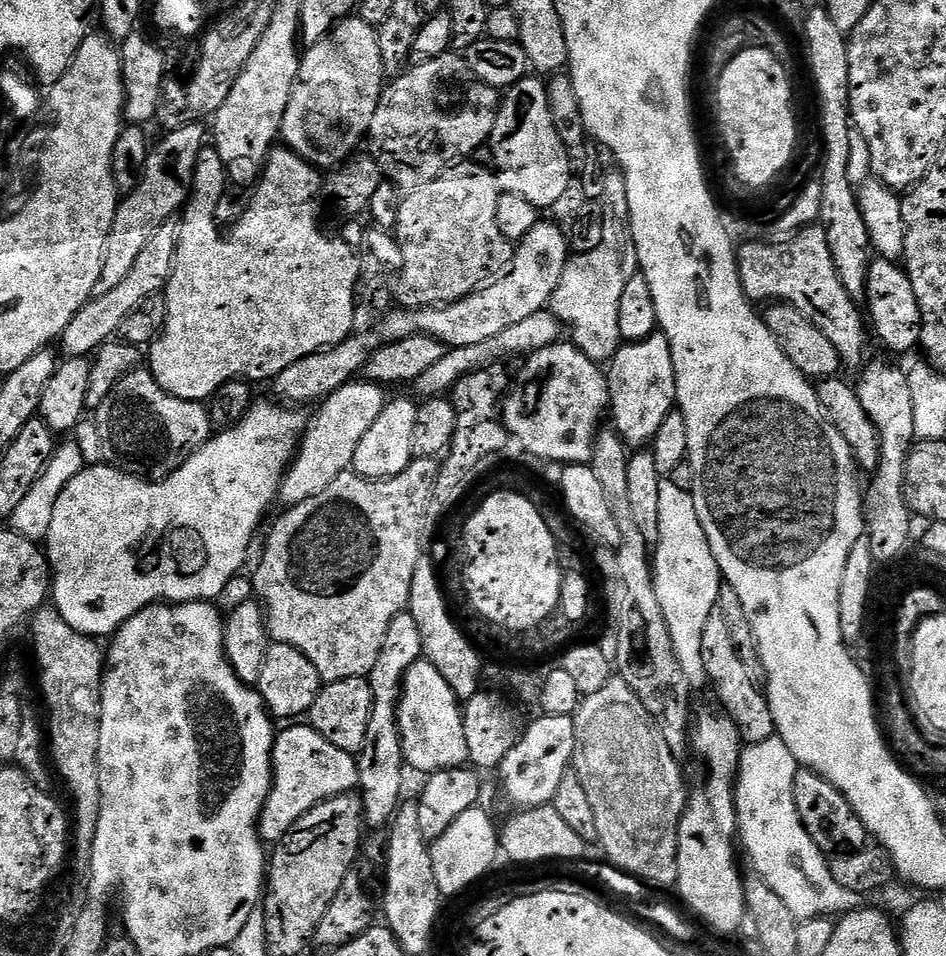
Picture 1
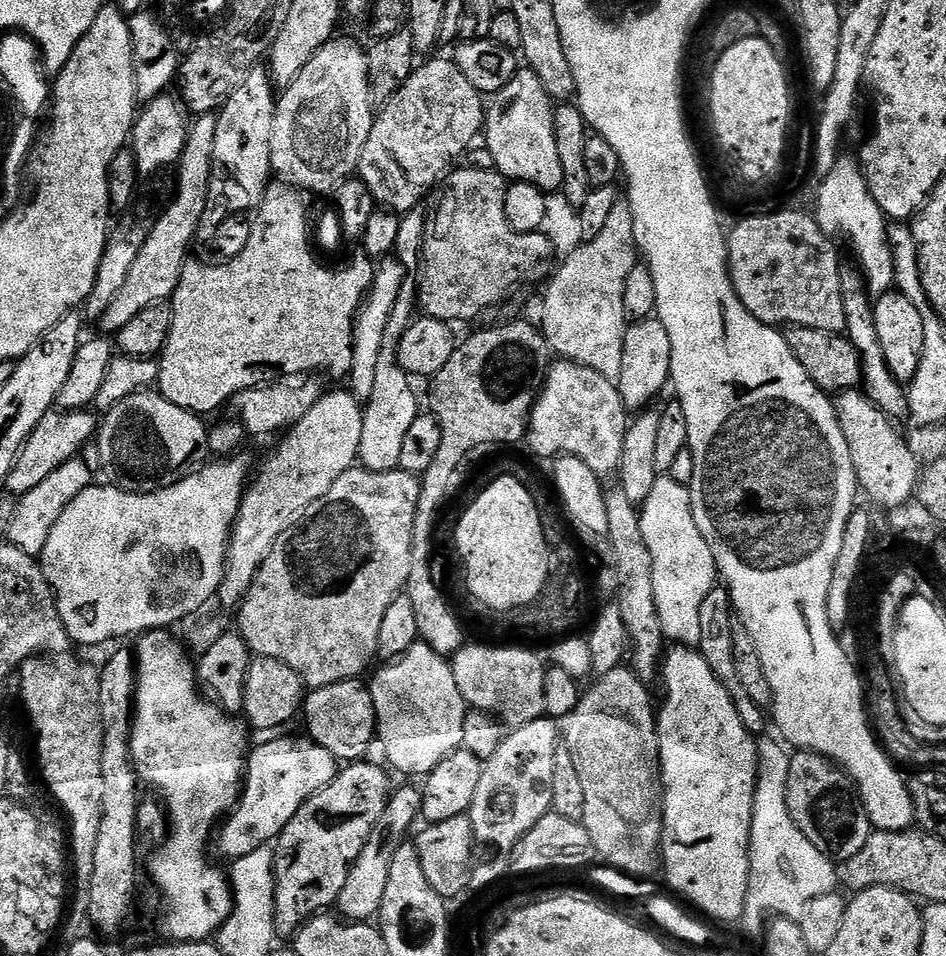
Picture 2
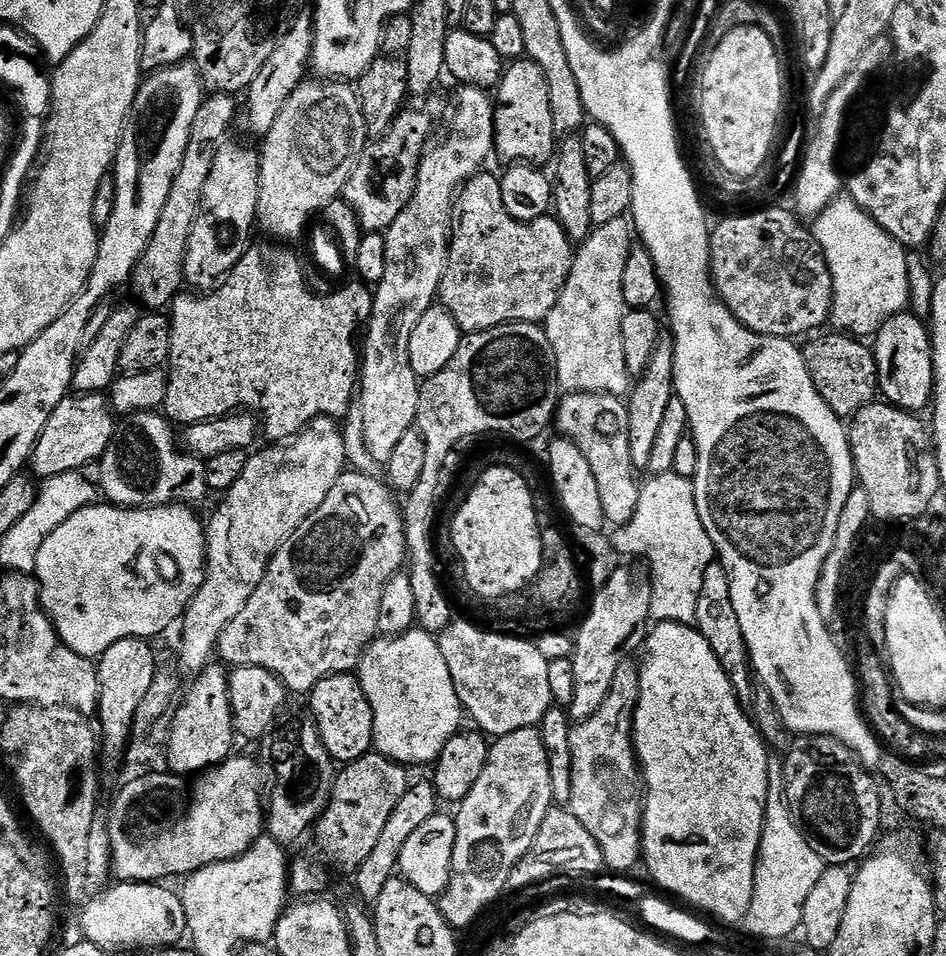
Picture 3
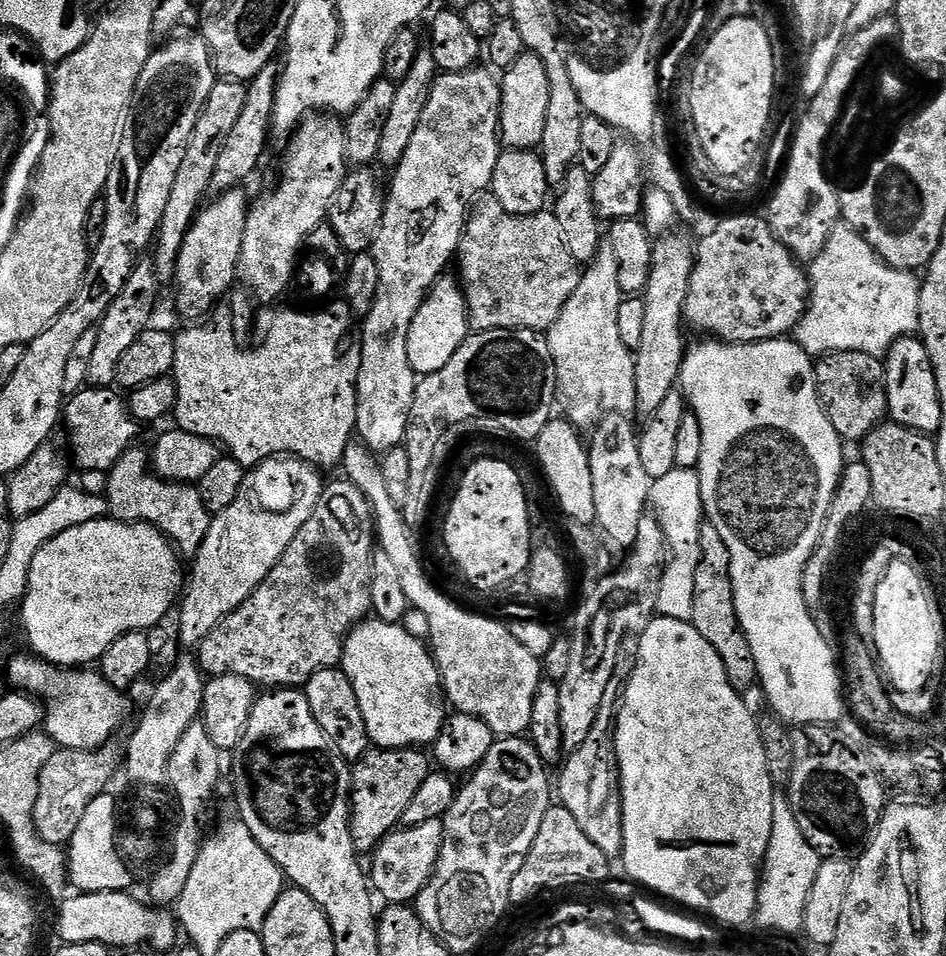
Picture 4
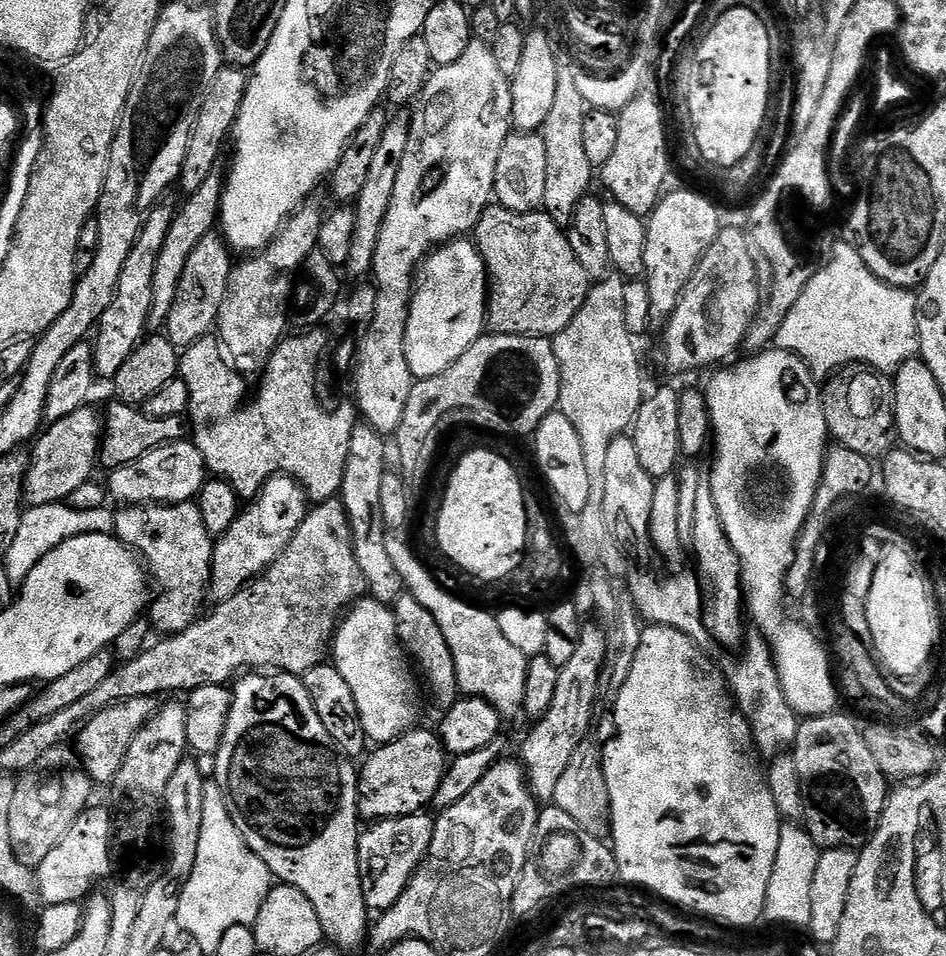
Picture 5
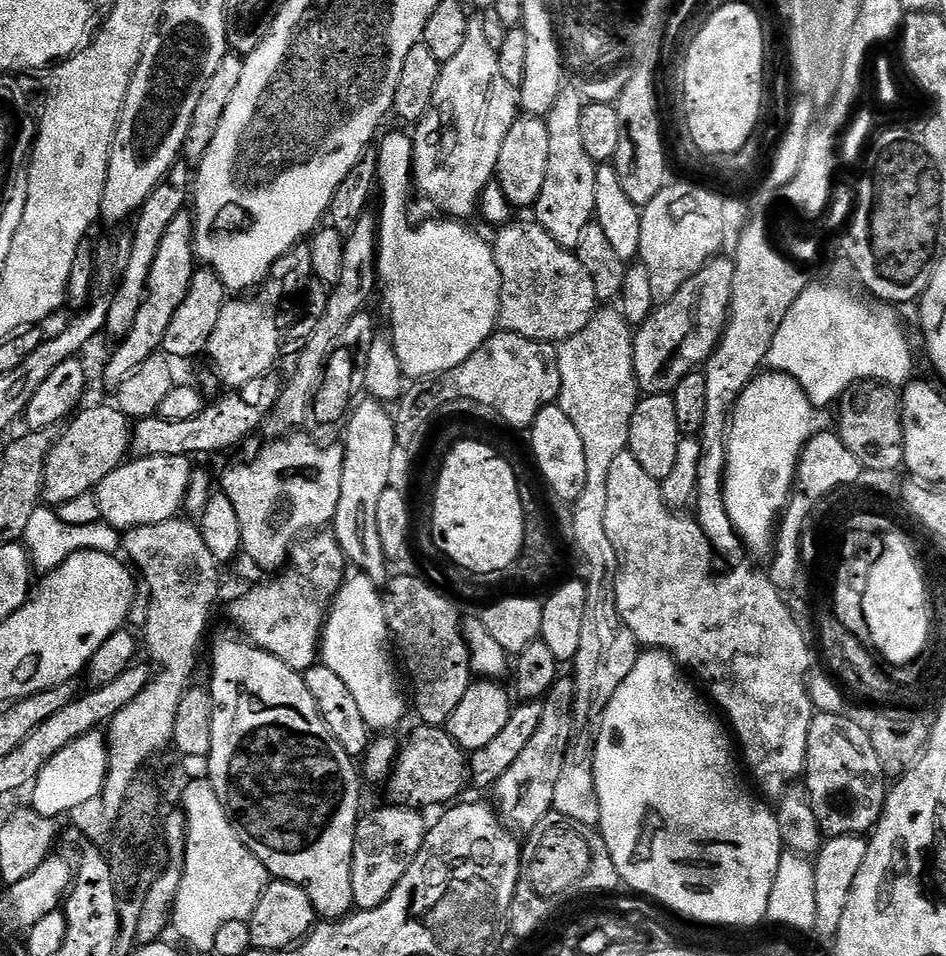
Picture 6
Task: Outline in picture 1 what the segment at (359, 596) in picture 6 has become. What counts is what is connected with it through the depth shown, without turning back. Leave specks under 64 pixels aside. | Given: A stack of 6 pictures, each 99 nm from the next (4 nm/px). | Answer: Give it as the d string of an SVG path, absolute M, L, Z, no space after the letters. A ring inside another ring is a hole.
M421 658L404 679L402 695L400 697L400 737L402 750L409 769L417 768L423 774L440 771L441 768L458 768L469 763L466 735L463 734L463 718L461 701L457 700L454 690L450 690L450 682L438 674L438 670L429 660Z

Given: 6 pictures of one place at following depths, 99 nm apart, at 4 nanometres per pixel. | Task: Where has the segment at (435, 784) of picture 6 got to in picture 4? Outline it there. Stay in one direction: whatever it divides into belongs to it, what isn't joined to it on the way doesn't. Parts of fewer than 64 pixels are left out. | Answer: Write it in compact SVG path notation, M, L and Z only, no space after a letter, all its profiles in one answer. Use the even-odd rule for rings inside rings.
M369 747L368 752L360 760L355 761L352 768L352 803L350 805L350 819L352 822L352 841L357 853L371 853L379 848L384 837L393 831L403 821L406 814L406 806L418 794L422 782L426 782L430 765L423 756L420 748L378 748Z

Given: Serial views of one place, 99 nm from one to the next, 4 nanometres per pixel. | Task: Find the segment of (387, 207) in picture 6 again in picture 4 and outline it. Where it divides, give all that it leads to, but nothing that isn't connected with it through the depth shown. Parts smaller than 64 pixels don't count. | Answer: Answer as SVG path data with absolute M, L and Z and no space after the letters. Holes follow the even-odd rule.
M445 274L428 291L428 297L422 302L418 314L414 314L414 322L410 322L410 366L420 376L428 376L434 370L442 370L442 366L446 366L446 362L454 358L454 350L458 350L458 346L462 346L462 342L469 335L464 289L455 275Z

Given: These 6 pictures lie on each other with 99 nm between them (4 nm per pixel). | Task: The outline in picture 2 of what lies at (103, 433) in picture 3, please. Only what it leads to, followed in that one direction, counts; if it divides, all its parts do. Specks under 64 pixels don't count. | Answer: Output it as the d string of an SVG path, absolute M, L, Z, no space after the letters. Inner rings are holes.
M53 410L42 414L42 422L38 422L38 426L34 426L34 430L20 447L20 453L14 466L10 466L10 474L6 474L6 482L2 485L3 491L13 498L30 494L30 490L34 490L34 486L39 486L53 470L58 470L58 466L62 466L62 462L77 459L80 451L87 444L93 443L97 431L97 417L88 410L75 412Z

